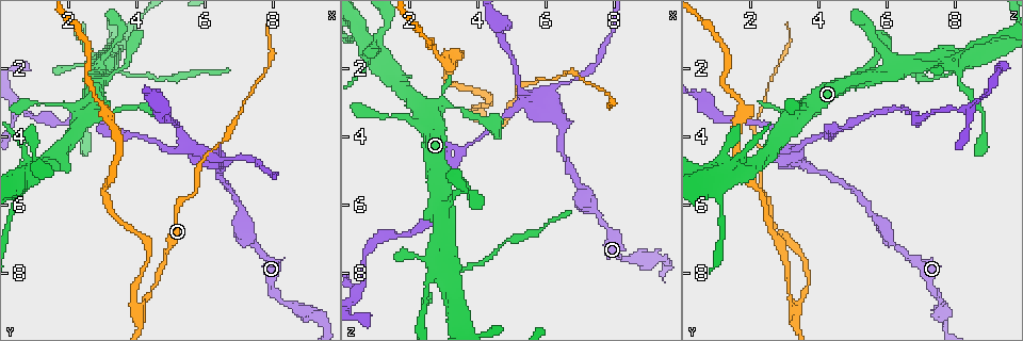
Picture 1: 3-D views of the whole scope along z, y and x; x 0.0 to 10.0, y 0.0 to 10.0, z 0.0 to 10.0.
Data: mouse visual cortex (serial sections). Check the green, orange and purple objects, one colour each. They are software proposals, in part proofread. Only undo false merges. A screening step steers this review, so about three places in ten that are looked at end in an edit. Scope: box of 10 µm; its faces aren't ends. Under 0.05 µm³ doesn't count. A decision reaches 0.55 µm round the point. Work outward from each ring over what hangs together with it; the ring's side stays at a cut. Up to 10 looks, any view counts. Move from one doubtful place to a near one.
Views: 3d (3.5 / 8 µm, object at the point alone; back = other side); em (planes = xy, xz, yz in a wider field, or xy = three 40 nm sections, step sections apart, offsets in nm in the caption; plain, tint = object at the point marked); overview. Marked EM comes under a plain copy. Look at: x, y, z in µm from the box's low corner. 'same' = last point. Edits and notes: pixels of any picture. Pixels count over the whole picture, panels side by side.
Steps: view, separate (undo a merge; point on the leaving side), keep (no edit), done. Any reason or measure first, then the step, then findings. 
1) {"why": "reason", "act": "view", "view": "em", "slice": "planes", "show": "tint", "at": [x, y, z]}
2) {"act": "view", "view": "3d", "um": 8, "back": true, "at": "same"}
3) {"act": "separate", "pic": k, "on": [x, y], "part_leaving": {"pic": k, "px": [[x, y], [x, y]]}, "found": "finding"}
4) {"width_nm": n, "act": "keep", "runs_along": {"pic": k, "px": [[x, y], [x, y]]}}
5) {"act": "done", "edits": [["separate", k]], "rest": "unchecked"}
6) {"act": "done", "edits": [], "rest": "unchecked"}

{"why": "three-way junction", "act": "view", "view": "3d", "um": 3.5, "at": [4.15, 8.95, 3.35]}

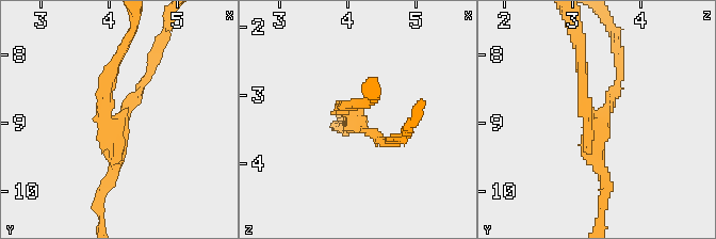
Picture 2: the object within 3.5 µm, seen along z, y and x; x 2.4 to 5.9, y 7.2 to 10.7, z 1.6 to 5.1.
{"arms": 3, "arm_widths_nm": [150, 150, 200], "act": "view", "view": "em", "slice": "xy", "step": 1, "show": "tint", "at": [4.10, 9.00, 3.40]}

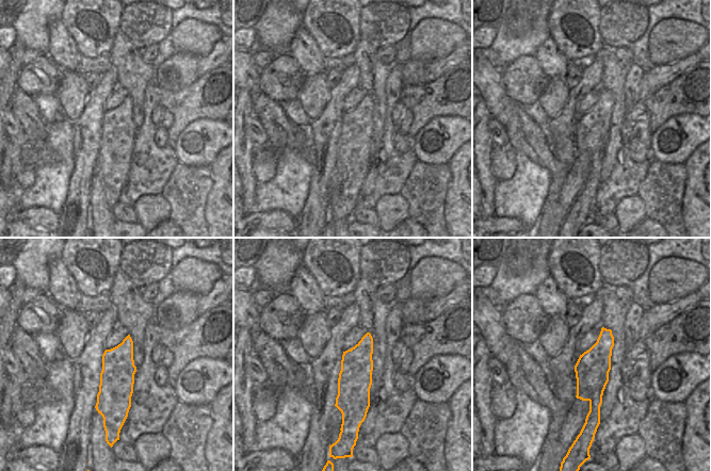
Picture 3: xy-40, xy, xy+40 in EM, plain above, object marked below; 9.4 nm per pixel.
{"act": "separate", "pic": 2, "on": [116, 63], "found": "two cells meet here"}

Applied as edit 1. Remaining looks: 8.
{"act": "view", "view": "overview"}

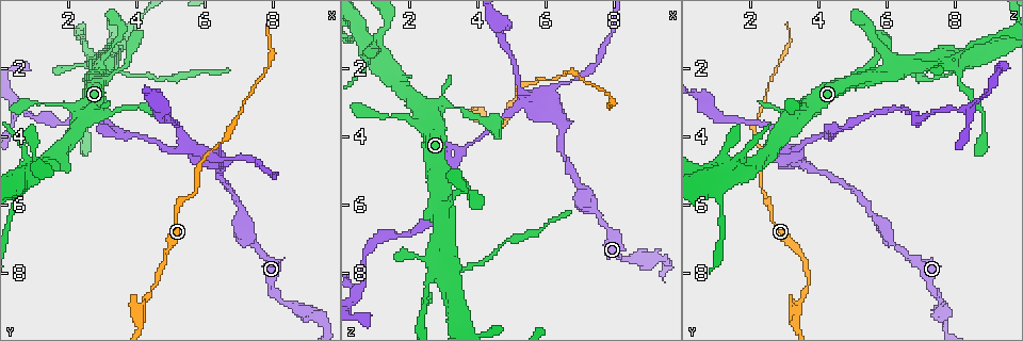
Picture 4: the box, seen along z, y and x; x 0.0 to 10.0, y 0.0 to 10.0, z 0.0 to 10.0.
{"why": "three arms meet", "act": "view", "view": "3d", "um": 3.5, "at": [5.50, 4.35, 2.90]}

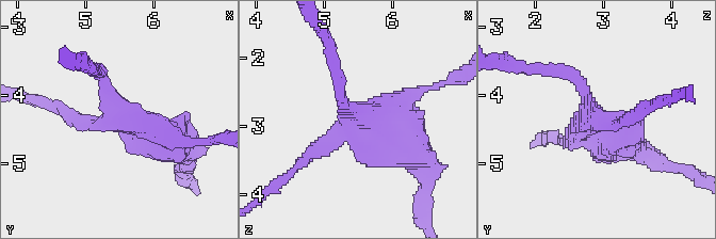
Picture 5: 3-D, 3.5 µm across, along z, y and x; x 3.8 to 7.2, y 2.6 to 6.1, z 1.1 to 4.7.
{"arms": 3, "arm_widths_nm": [150, 200, 450], "act": "view", "view": "em", "slice": "xy", "step": 1, "show": "tint", "at": [5.55, 4.35, 2.85]}

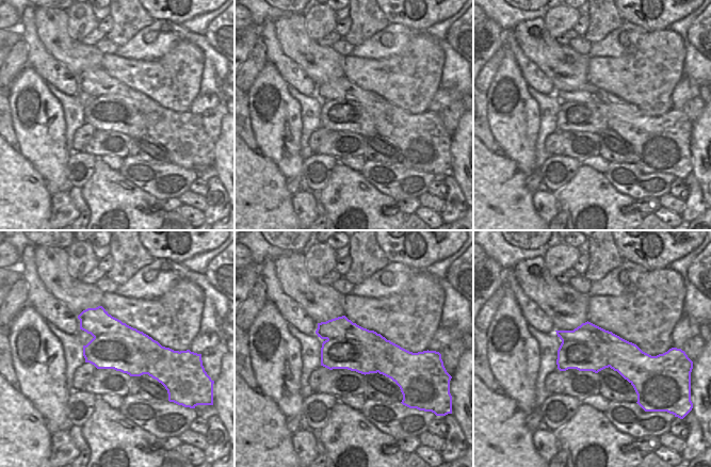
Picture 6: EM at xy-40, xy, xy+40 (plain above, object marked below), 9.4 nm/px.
{"why": "another direction", "act": "view", "view": "em", "slice": "xy", "step": 5, "show": "tint", "at": "same"}

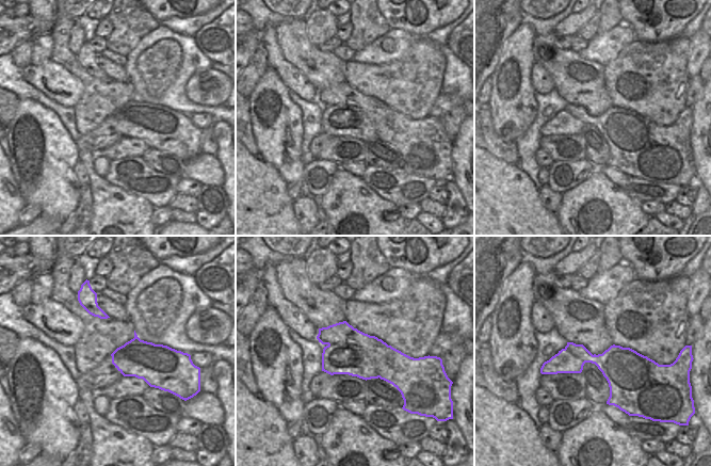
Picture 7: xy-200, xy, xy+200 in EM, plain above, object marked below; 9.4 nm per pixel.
{"act": "separate", "pic": 5, "on": [69, 116], "part_leaving": {"pic": 5, "px": [[128, 118], [90, 125], [50, 106]]}, "found": "two cells meet here"}

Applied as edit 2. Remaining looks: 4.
{"why": "see it whole again", "act": "view", "view": "overview"}

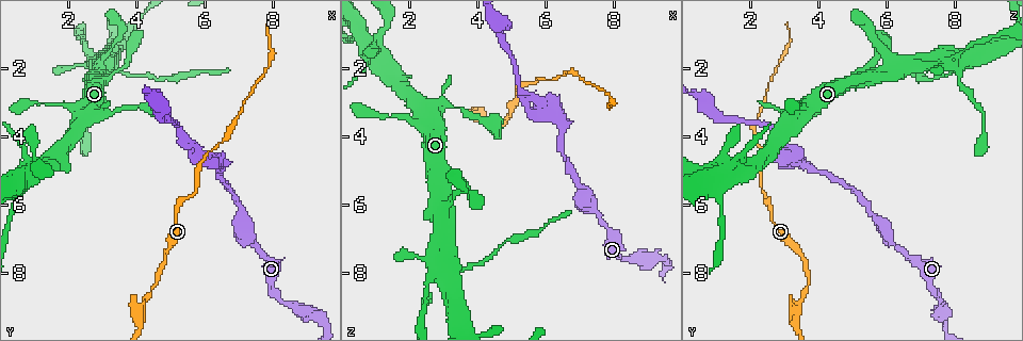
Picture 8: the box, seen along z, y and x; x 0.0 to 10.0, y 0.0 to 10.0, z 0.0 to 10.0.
{"why": "small branch off a trunk", "act": "view", "view": "3d", "um": 3.5, "at": [1.05, 4.90, 1.25]}

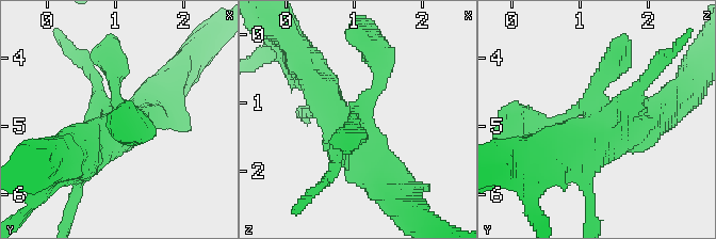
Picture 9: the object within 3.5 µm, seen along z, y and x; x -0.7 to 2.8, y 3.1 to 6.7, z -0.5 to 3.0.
{"act": "view", "view": "em", "slice": "xy", "step": 3, "show": "tint", "at": "same"}

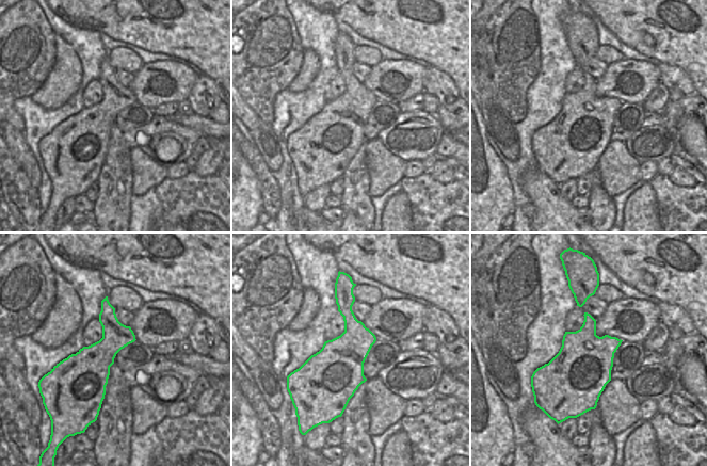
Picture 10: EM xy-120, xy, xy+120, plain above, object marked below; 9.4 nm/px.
{"act": "keep", "found": "one cell here"}

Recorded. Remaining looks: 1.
{"act": "done", "edits": [["separate", 2], ["separate", 5]], "rest": "unchecked"}

